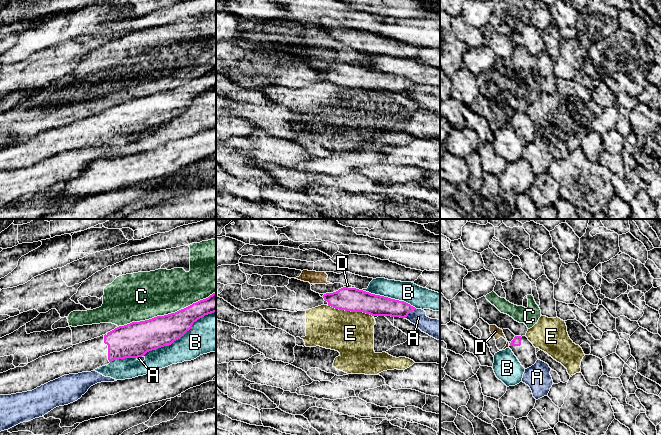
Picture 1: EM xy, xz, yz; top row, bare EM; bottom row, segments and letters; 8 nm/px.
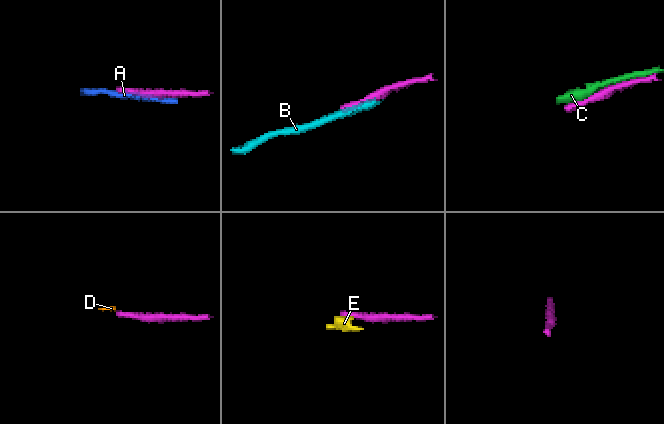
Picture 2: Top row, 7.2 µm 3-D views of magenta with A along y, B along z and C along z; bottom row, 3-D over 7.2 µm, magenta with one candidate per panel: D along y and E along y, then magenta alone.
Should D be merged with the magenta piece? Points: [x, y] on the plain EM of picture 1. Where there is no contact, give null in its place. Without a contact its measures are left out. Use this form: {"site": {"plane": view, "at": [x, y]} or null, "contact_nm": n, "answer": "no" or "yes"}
{"site": {"plane": "xz", "at": [347, 63]}, "contact_nm": 70, "answer": "no"}

